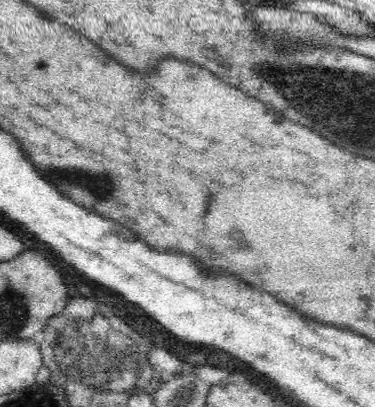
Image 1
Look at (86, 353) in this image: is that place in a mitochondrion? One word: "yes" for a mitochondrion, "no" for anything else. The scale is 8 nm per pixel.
yes

